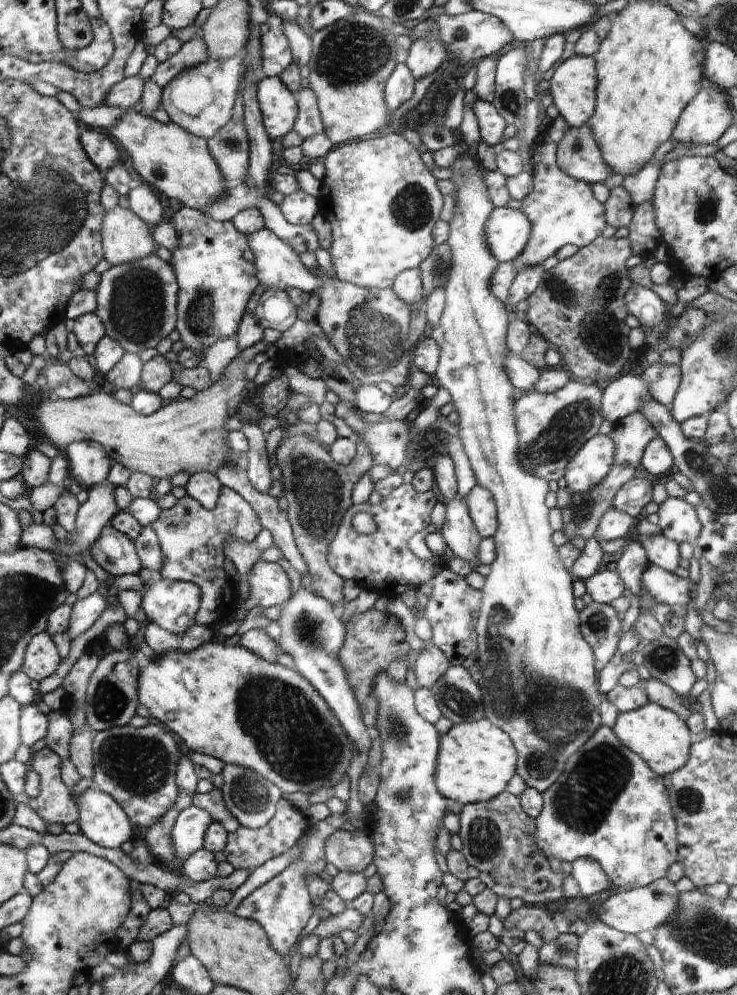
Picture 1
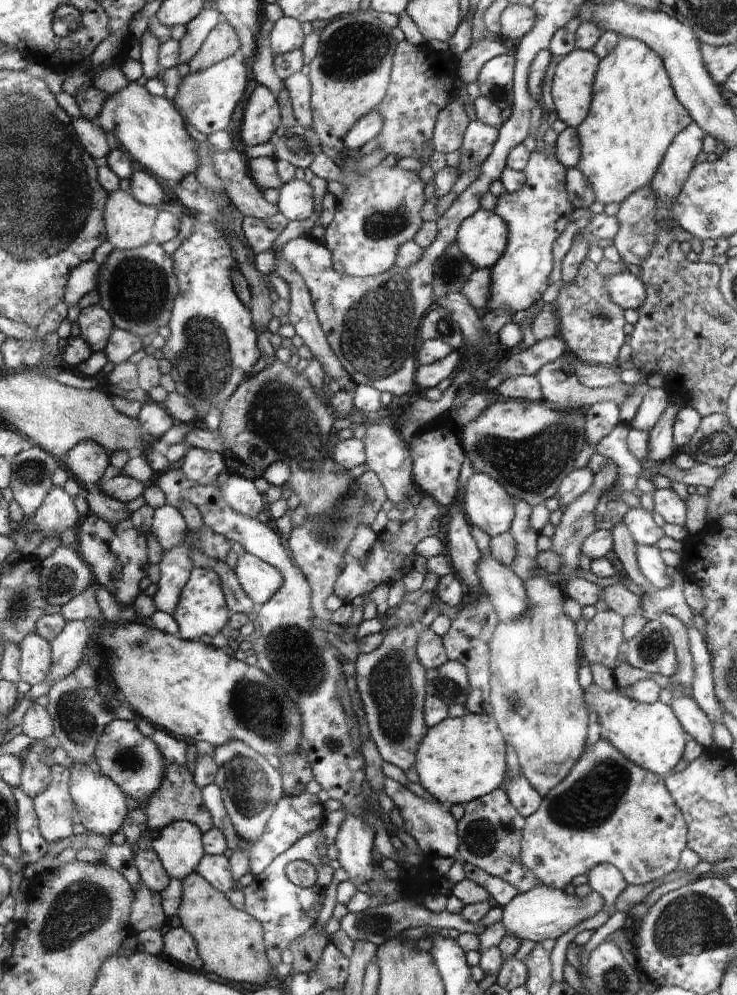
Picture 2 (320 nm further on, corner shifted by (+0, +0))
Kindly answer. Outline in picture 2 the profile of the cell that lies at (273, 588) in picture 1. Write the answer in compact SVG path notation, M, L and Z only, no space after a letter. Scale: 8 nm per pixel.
M242 553L233 571L244 592L258 606L268 602L283 586L283 576L278 570L252 553Z

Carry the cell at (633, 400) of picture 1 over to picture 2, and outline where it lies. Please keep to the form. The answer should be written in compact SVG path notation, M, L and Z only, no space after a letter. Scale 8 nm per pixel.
M602 401L586 408L584 413L587 420L587 437L589 444L596 446L613 429L622 422L620 420L619 405L614 401Z

